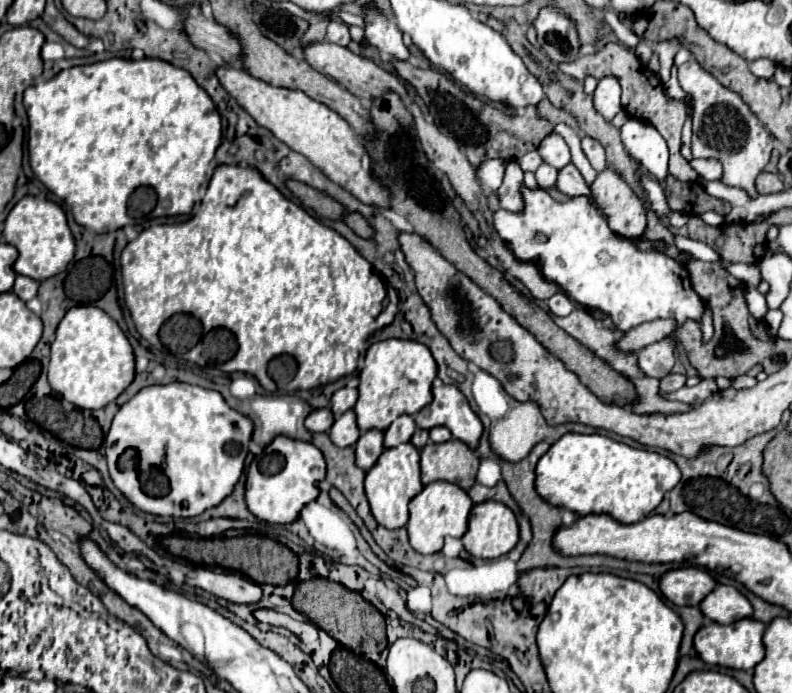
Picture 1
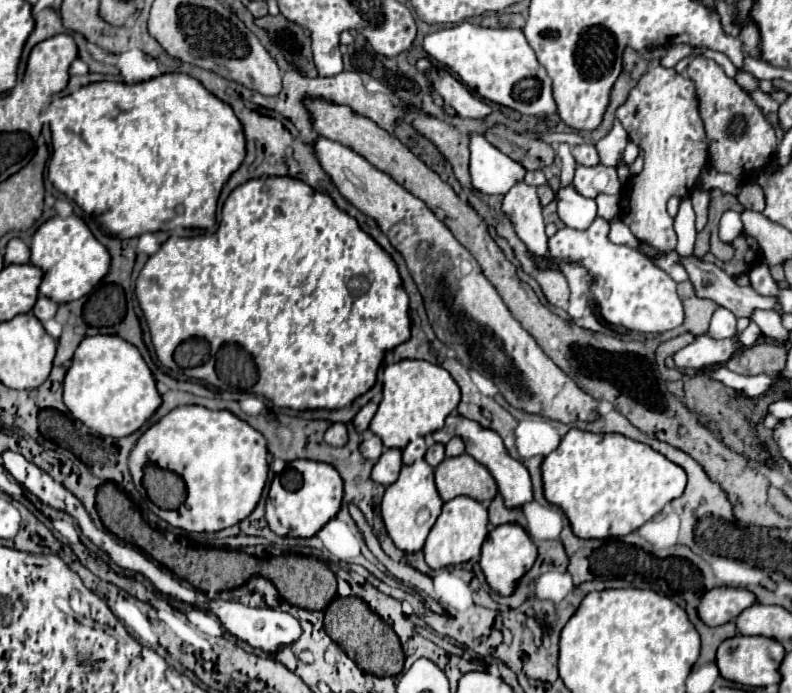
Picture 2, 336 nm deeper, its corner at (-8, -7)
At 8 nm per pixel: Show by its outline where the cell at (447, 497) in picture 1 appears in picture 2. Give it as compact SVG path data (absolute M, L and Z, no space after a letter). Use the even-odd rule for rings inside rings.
M456 497L442 507L442 515L438 517L436 525L432 527L426 545L424 545L424 557L426 563L432 569L442 569L448 565L466 563L480 555L480 547L488 535L488 511L482 503L470 497Z

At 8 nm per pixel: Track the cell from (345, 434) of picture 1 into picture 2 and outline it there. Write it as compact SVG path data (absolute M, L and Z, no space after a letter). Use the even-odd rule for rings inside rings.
M374 435L374 437L362 441L360 451L362 451L362 455L364 455L366 459L370 459L370 461L378 461L378 457L380 457L382 451L384 451L384 447L382 447L382 441Z

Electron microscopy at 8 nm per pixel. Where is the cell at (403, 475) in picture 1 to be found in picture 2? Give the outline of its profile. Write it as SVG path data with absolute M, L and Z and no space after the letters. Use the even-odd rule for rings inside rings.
M420 459L412 465L404 465L398 481L386 487L384 499L380 503L382 519L384 519L386 531L388 531L390 539L394 541L394 545L400 551L406 551L406 553L420 551L424 547L424 541L426 541L432 525L436 523L436 519L442 511L442 505L444 505L444 501L440 499L440 495L436 491L436 485L434 485L434 469L424 459ZM422 511L428 513L428 519L418 523L418 515Z

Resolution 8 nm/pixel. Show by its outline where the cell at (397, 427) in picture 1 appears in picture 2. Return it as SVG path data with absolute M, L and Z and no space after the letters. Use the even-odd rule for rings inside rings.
M422 437L410 441L408 447L402 451L402 455L404 455L404 463L406 463L406 465L414 463L416 459L422 459L422 457L426 455L426 441L424 441Z

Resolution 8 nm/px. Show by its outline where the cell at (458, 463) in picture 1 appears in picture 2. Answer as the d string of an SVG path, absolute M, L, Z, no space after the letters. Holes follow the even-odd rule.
M466 453L458 457L446 457L436 467L436 487L444 501L466 495L484 505L488 505L498 493L490 471Z

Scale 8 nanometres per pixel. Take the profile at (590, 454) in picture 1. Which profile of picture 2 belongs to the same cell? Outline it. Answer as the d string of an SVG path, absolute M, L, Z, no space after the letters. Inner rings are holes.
M576 427L562 437L560 445L550 455L544 457L542 481L546 501L558 505L564 511L574 535L582 539L606 539L628 535L630 531L636 531L648 519L658 515L666 503L678 499L686 489L686 473L682 471L682 467L670 463L652 447L618 433L590 433L580 431Z

